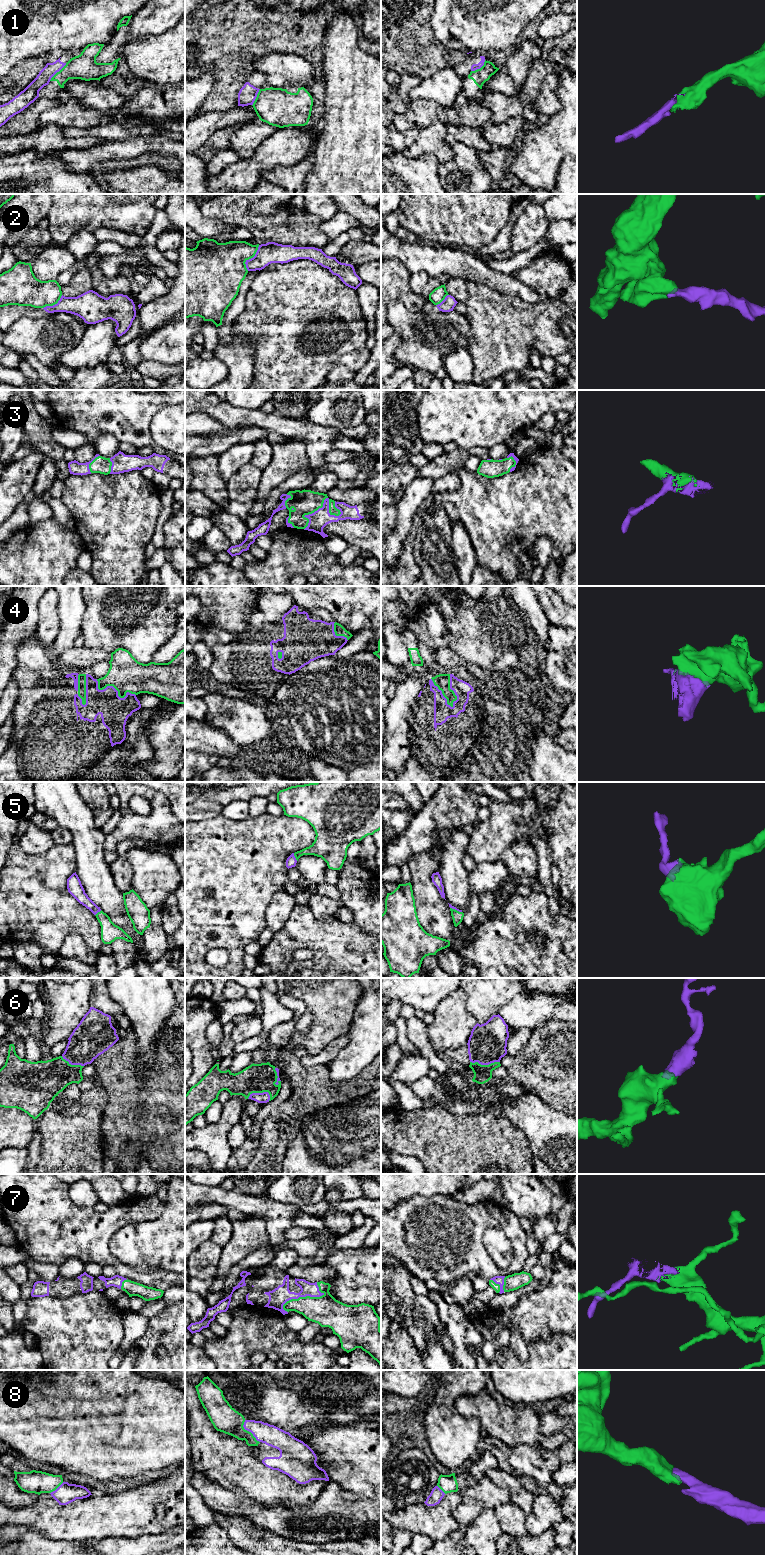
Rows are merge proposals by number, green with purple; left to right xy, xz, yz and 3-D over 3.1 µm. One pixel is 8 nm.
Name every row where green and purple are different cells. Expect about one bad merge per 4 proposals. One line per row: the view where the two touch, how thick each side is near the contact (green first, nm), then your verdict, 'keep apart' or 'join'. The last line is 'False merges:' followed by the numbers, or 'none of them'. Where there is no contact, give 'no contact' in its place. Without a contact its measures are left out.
1: contact in xy; calibres 200 and 110 nm; keep apart
2: contact in xz; calibres 400 and 170 nm; keep apart
3: contact in xz; calibres 200 and 150 nm; join
4: contact in yz; calibres 120 and 140 nm; join
5: contact in xz; calibres 190 and 90 nm; join
6: contact in xz; calibres 240 and 90 nm; join
7: contact in xz; calibres 240 and 150 nm; join
8: contact in xz; calibres 220 and 160 nm; join
False merges: 1, 2

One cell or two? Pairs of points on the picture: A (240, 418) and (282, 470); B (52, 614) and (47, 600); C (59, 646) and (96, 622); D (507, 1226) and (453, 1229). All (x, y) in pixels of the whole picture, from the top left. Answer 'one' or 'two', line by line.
A: two
B: one
C: two
D: one

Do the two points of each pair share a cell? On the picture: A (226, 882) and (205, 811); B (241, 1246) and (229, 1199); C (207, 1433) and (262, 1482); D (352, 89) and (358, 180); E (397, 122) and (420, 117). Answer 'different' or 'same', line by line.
A: different
B: different
C: same
D: same
E: same

